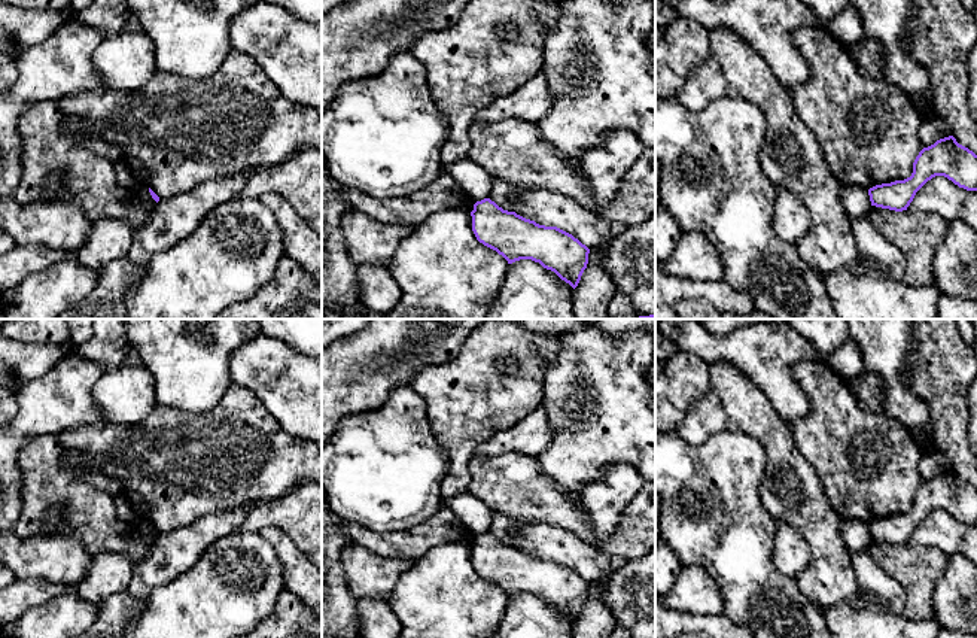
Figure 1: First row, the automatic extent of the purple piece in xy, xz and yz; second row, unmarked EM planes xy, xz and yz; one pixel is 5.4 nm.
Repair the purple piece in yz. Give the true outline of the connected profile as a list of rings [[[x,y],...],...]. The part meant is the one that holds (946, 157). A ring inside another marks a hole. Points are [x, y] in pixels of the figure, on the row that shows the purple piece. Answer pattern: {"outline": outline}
{"outline": [[[953,136],[940,139],[919,152],[910,177],[870,188],[871,206],[907,210],[916,192],[935,176],[944,176],[967,191],[977,191],[977,155]]]}

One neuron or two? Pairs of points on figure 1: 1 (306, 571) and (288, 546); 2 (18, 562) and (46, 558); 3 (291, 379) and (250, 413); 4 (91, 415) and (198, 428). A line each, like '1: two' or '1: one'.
1: one
2: one
3: two
4: two

